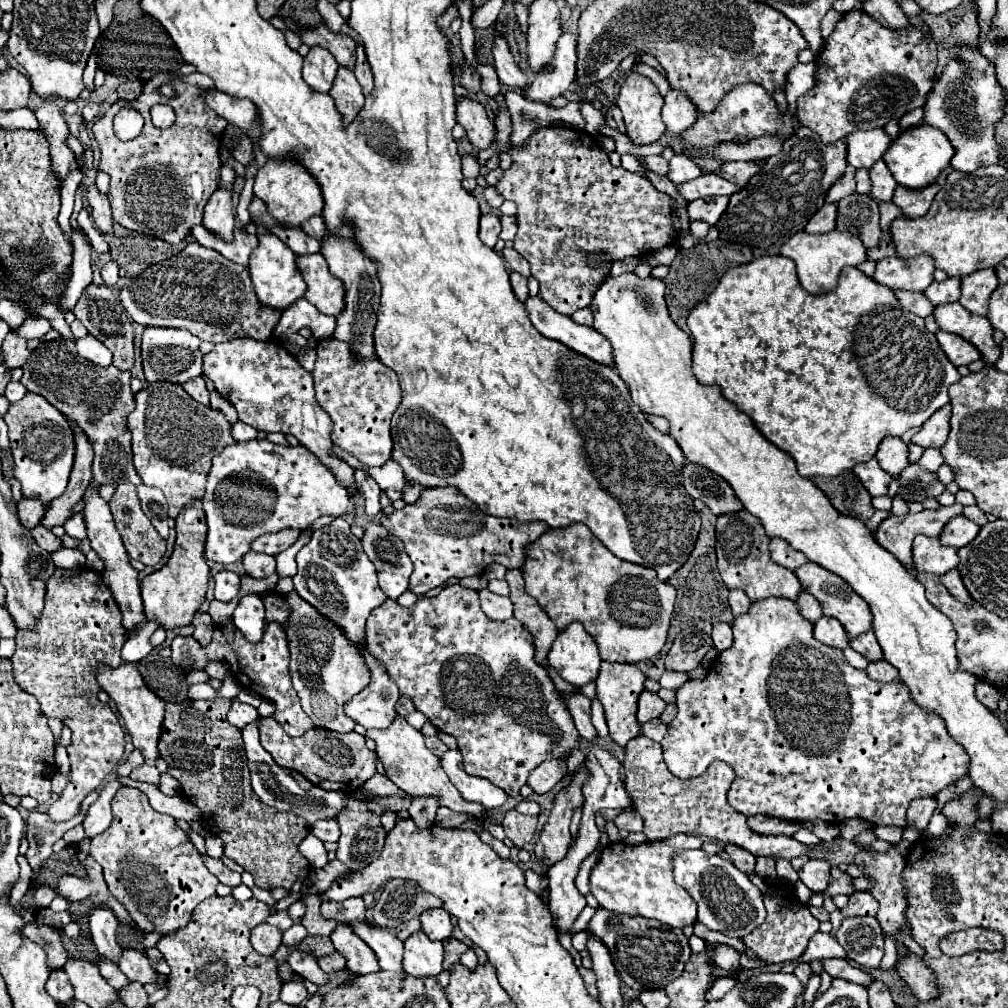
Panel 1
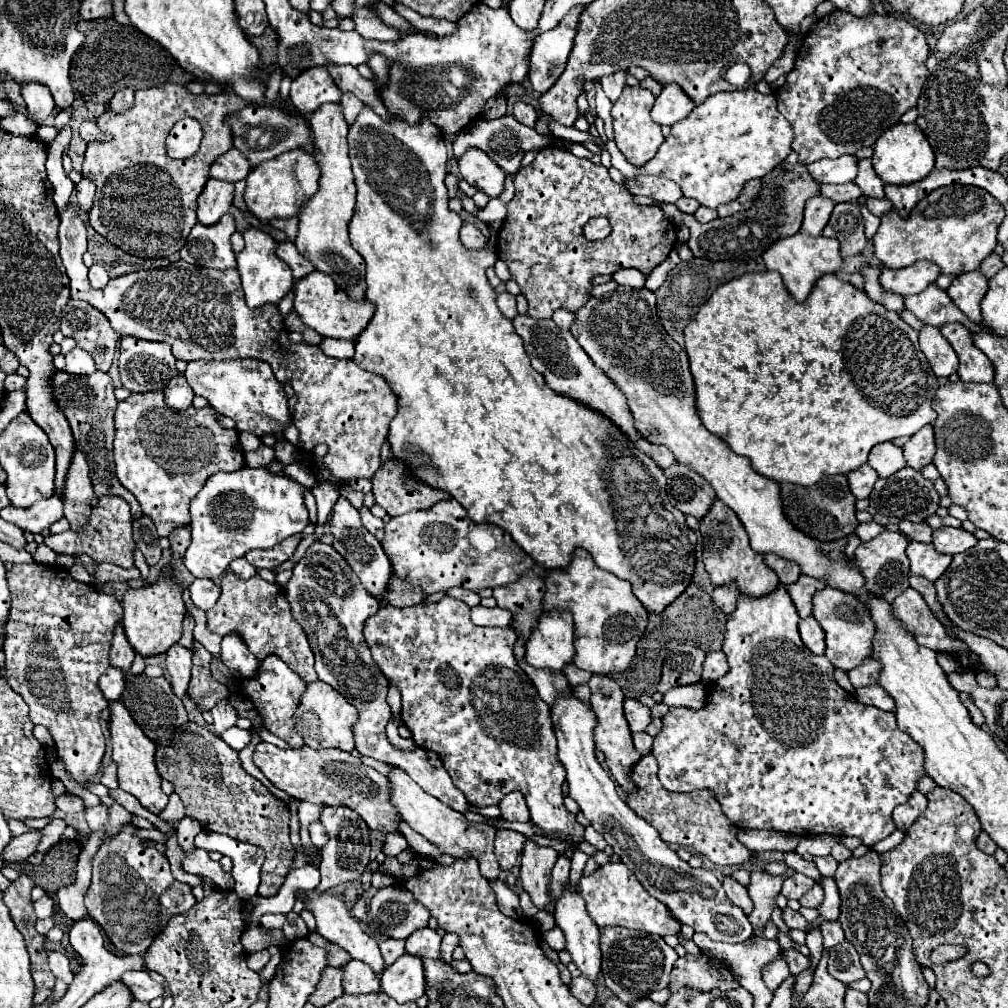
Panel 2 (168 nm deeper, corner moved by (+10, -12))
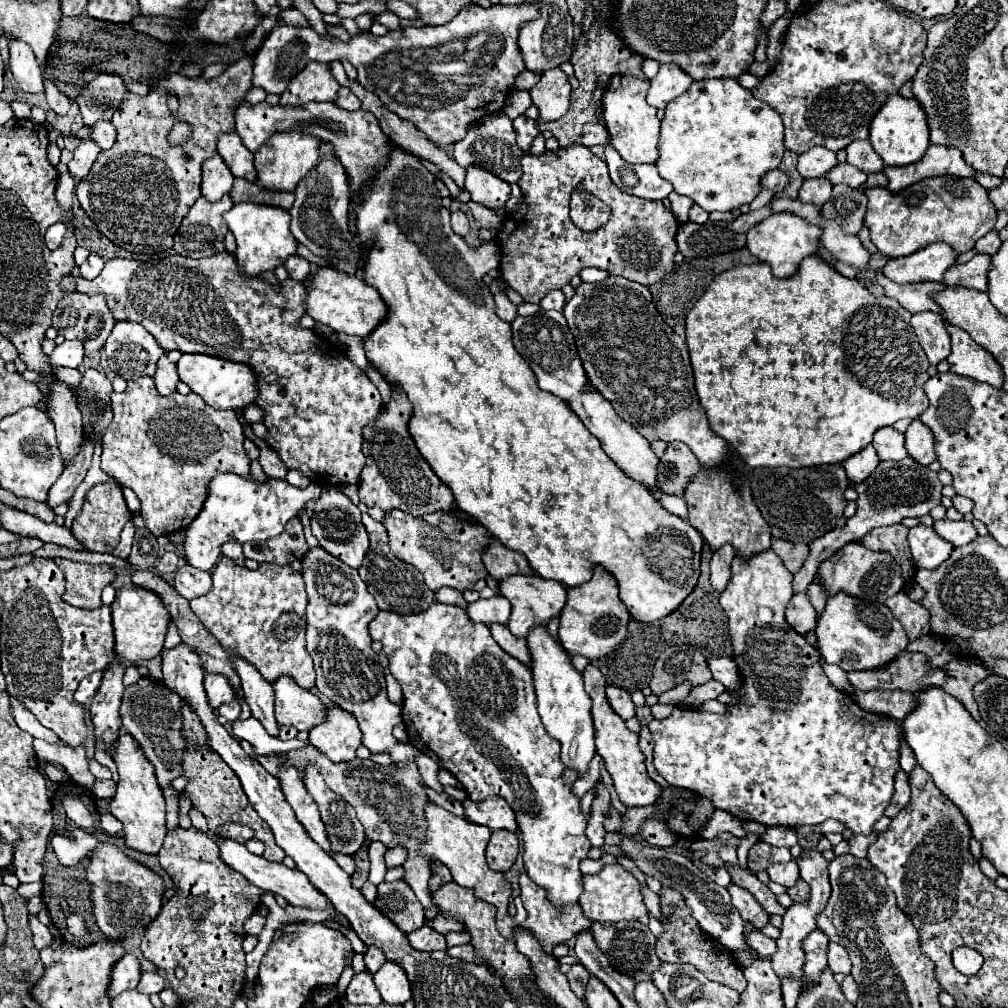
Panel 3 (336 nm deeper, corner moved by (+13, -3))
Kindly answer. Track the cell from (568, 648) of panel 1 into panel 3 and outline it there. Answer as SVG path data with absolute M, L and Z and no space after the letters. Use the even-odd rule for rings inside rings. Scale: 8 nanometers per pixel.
M511 576L499 582L501 586L501 594L511 602L513 610L511 610L511 618L509 618L509 630L511 634L515 634L517 638L527 638L529 632L535 626L547 626L549 620L559 618L563 606L565 606L565 598L567 598L567 590L561 582L555 580L545 580L539 576Z

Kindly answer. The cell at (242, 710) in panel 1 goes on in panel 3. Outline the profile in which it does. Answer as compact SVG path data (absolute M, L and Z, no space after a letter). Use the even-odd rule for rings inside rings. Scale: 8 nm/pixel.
M207 674L203 684L205 684L211 710L217 710L221 704L235 700L235 690L231 688L229 680L223 674Z

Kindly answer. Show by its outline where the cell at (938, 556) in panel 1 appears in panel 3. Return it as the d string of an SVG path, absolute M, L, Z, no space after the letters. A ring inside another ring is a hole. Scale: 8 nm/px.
M917 524L915 528L909 530L909 546L911 546L911 556L917 568L937 568L943 564L953 550L953 544L943 540L941 536L935 534L933 528L927 528L923 524Z

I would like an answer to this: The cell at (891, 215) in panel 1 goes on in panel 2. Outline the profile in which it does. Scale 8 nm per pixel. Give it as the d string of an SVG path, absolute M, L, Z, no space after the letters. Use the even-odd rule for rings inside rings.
M884 197L884 199L866 199L866 207L868 207L868 211L870 213L874 213L874 215L882 215L882 213L886 213L886 211L890 211L892 209L892 203Z

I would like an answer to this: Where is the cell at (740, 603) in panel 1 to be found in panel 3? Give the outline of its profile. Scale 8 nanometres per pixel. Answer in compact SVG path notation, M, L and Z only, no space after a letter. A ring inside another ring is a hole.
M725 544L721 550L717 550L711 558L711 586L717 592L723 592L727 588L727 582L731 580L731 564L735 558L735 550Z

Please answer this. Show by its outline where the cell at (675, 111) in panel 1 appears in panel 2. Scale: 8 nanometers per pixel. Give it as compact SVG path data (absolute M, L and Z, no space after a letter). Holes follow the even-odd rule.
M668 83L662 87L662 93L656 97L650 115L658 125L672 125L686 119L692 107L694 101L682 91L682 87L678 87L676 83Z

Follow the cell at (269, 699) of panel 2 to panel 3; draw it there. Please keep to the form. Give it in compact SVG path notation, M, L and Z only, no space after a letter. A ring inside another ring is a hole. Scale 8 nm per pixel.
M279 678L273 684L275 690L275 718L279 724L293 726L297 730L309 730L321 722L323 702L311 692L295 686L291 678Z

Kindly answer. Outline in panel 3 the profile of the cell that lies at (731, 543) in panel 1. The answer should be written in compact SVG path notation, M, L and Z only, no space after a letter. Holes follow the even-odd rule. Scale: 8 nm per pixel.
M699 470L695 478L691 478L685 500L689 504L689 524L699 530L709 548L717 552L721 546L731 544L737 554L761 554L771 548L771 530L765 518L759 514L759 508L753 502L749 486L745 490L737 490L731 484L729 470Z

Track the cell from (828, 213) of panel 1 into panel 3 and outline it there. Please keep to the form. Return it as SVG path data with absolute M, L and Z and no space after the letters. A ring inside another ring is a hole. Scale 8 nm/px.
M825 176L805 180L801 190L799 190L799 200L803 204L813 204L813 206L823 206L831 198L831 184Z

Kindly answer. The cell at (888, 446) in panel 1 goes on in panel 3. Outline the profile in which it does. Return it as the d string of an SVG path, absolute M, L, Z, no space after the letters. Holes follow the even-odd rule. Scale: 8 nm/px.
M879 428L873 436L873 448L877 450L879 460L901 460L907 456L903 446L903 434L895 428Z

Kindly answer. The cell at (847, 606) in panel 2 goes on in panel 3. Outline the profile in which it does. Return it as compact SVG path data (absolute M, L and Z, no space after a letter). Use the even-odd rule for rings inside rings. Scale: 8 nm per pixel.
M835 592L827 598L825 610L819 616L815 636L823 660L841 666L845 672L885 666L909 644L903 626L893 618L891 610L885 604L851 598L843 592Z

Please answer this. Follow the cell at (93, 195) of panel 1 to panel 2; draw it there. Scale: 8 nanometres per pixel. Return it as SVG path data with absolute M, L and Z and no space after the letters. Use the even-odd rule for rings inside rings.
M82 177L82 181L80 183L74 183L74 187L76 187L76 203L78 203L78 207L88 213L90 207L92 207L94 191L96 191L94 183L88 177Z

